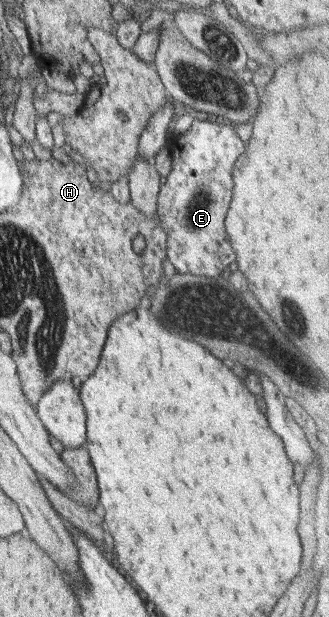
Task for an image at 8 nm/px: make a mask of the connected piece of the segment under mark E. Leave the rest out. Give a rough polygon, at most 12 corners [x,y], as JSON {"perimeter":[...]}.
{"perimeter":[[195,119],[169,141],[157,215],[177,272],[218,277],[244,145]]}

